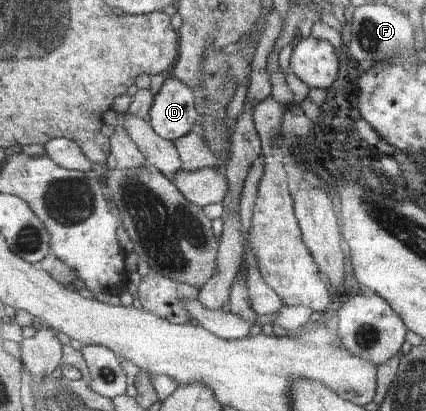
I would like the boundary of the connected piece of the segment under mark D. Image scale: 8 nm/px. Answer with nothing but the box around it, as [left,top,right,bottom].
[151,78,201,140]

